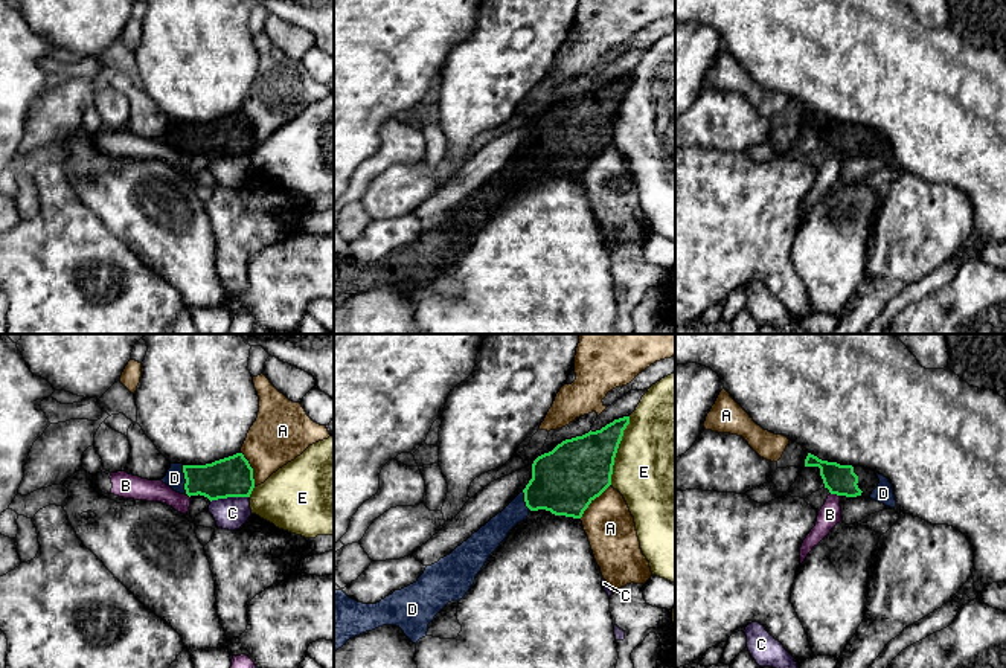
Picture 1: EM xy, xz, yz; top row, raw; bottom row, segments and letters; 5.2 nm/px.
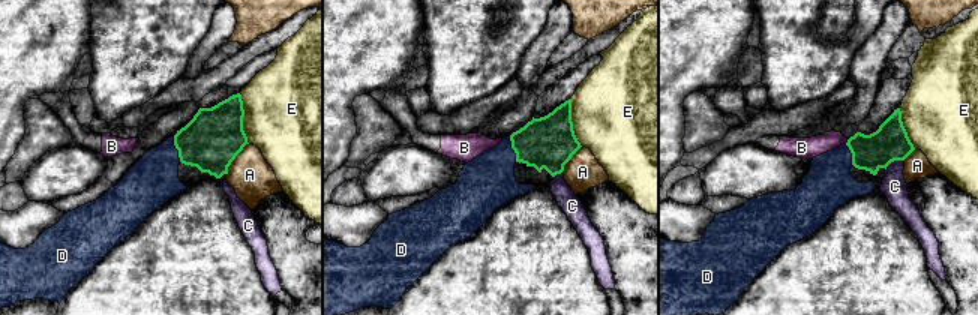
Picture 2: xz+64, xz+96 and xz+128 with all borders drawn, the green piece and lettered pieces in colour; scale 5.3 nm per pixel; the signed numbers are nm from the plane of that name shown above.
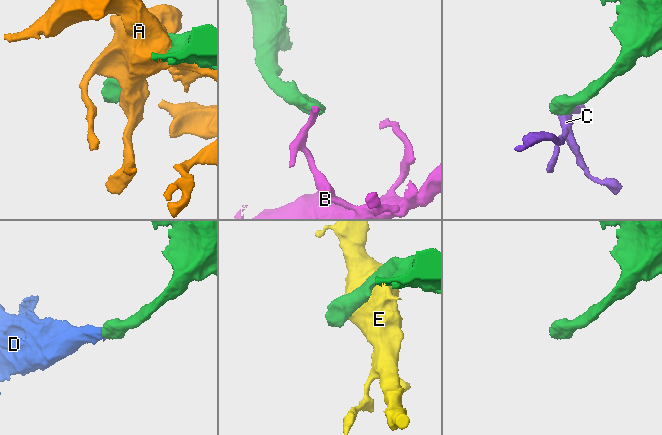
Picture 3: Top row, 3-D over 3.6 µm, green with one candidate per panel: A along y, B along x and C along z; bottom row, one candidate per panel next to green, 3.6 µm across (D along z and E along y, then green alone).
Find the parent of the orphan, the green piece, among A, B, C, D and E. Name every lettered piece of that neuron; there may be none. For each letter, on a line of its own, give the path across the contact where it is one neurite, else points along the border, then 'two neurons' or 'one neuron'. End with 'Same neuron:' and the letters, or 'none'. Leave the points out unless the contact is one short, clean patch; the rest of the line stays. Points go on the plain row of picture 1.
A: two neurons
B: border yz (831, 151), (839, 154); two neurons
C: border xy (249, 154), (227, 154), (211, 160); two neurons
D: way xy (232, 134), (186, 139), (174, 136); one neuron
E: two neurons
Same neuron: D

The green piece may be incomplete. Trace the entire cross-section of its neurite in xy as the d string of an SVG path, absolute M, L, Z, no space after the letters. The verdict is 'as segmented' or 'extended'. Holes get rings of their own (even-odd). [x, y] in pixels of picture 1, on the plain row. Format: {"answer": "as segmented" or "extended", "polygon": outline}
{"answer": "extended", "polygon": "M242 111L206 124L171 122L162 140L180 153L200 153L210 160L250 156L255 146L253 127Z"}

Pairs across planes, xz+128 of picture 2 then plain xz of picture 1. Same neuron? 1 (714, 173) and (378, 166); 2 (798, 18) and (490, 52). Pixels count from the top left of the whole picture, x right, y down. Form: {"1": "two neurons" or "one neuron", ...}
{"1": "two neurons", "2": "one neuron"}

